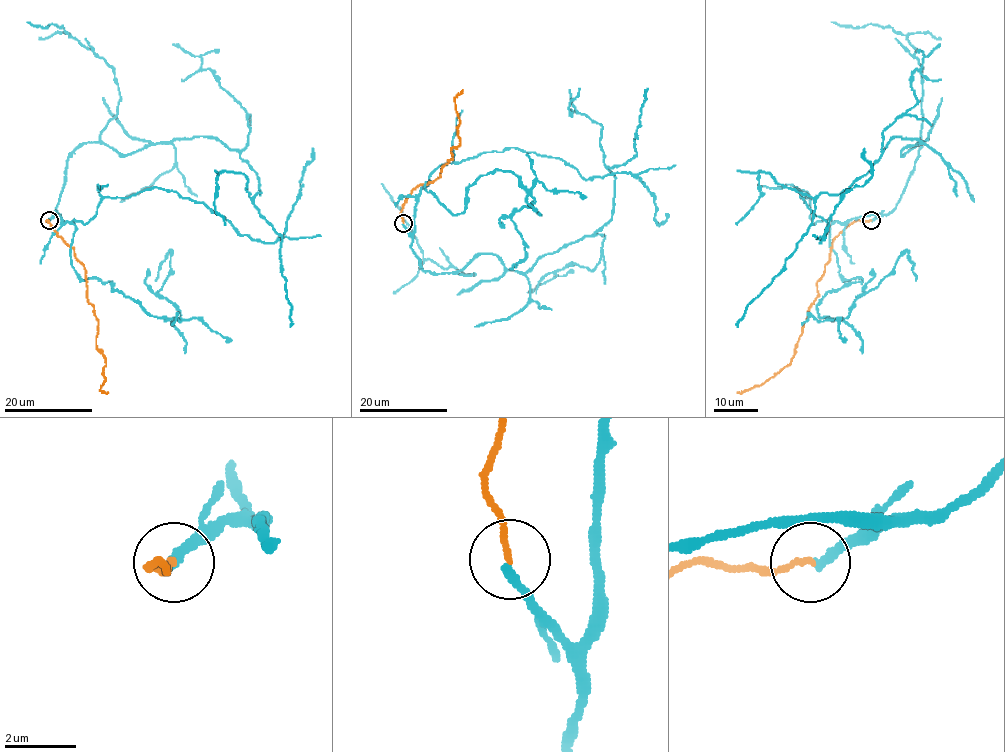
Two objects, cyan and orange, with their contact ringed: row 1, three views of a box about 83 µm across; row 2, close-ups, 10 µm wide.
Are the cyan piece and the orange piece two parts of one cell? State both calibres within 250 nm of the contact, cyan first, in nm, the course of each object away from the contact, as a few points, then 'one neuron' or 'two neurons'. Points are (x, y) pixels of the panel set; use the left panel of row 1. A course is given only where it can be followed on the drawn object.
280 nm thick on the cyan side, 160 nm on the other; cyan runs (49, 220), (67, 159), (84, 144), (131, 155), (212, 136), (257, 174), (254, 206), (282, 240), (290, 327); orange runs (49, 220), (85, 270), (87, 301), (98, 321), (96, 347), (106, 365), (100, 389), (108, 392); two neurons

